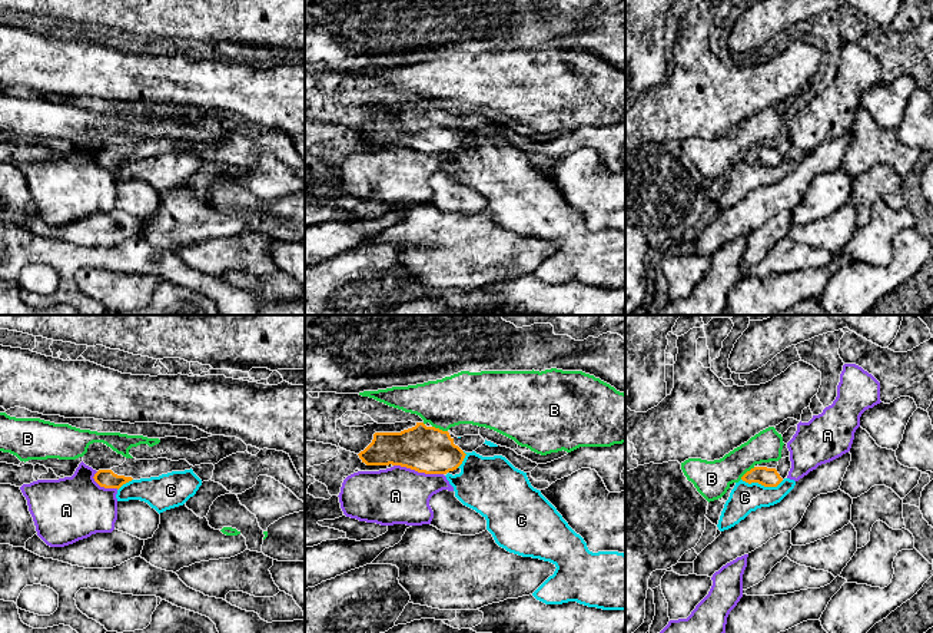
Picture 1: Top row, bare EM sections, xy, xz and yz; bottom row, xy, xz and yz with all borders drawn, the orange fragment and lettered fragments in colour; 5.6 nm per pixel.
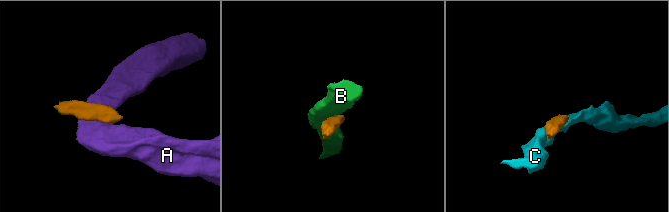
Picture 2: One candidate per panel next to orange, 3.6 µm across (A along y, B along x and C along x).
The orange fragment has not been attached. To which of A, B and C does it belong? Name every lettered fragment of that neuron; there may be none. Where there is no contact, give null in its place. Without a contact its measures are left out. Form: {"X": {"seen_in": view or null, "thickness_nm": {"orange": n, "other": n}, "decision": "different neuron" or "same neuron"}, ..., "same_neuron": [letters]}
{"A": {"seen_in": "xz", "thickness_nm": {"orange": 260, "other": 320}, "decision": "different neuron"}, "B": {"seen_in": "xz", "thickness_nm": {"orange": 260, "other": 280}, "decision": "different neuron"}, "C": {"seen_in": "yz", "thickness_nm": {"orange": 110, "other": 170}, "decision": "different neuron"}, "same_neuron": []}

